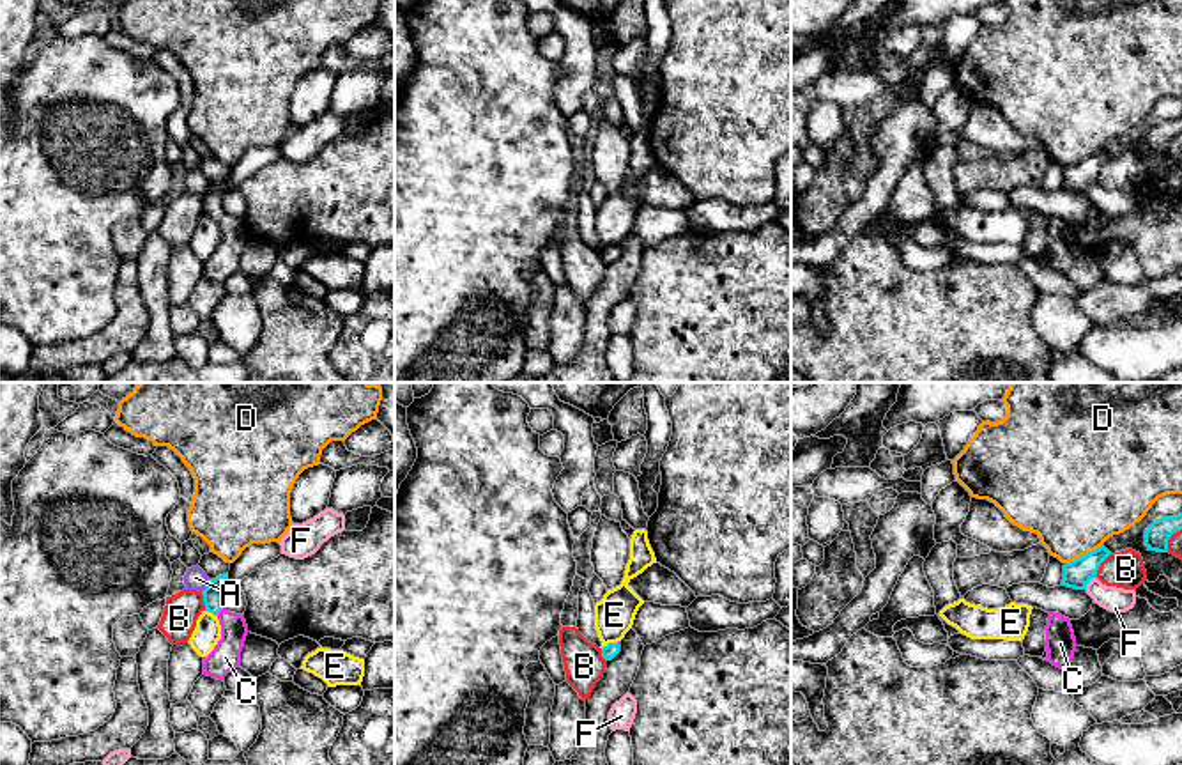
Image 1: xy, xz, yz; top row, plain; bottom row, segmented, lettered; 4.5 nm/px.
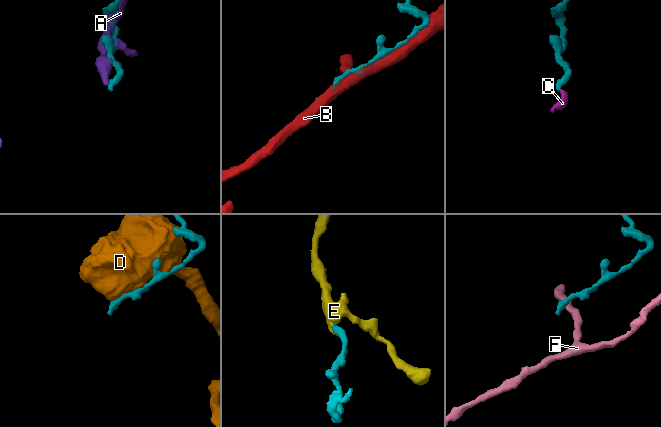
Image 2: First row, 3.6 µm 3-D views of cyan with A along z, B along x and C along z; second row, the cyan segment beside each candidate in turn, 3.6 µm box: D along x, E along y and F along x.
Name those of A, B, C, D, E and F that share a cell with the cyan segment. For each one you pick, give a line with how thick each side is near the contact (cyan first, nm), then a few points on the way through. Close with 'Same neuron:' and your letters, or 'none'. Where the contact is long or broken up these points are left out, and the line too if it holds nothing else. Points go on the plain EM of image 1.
C: 100/140 nm | across xy (213, 199), (213, 206), (220, 213), (229, 225), (225, 261)
Same neuron: C

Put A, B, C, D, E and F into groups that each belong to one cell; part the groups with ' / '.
A E / B / C / D / F

